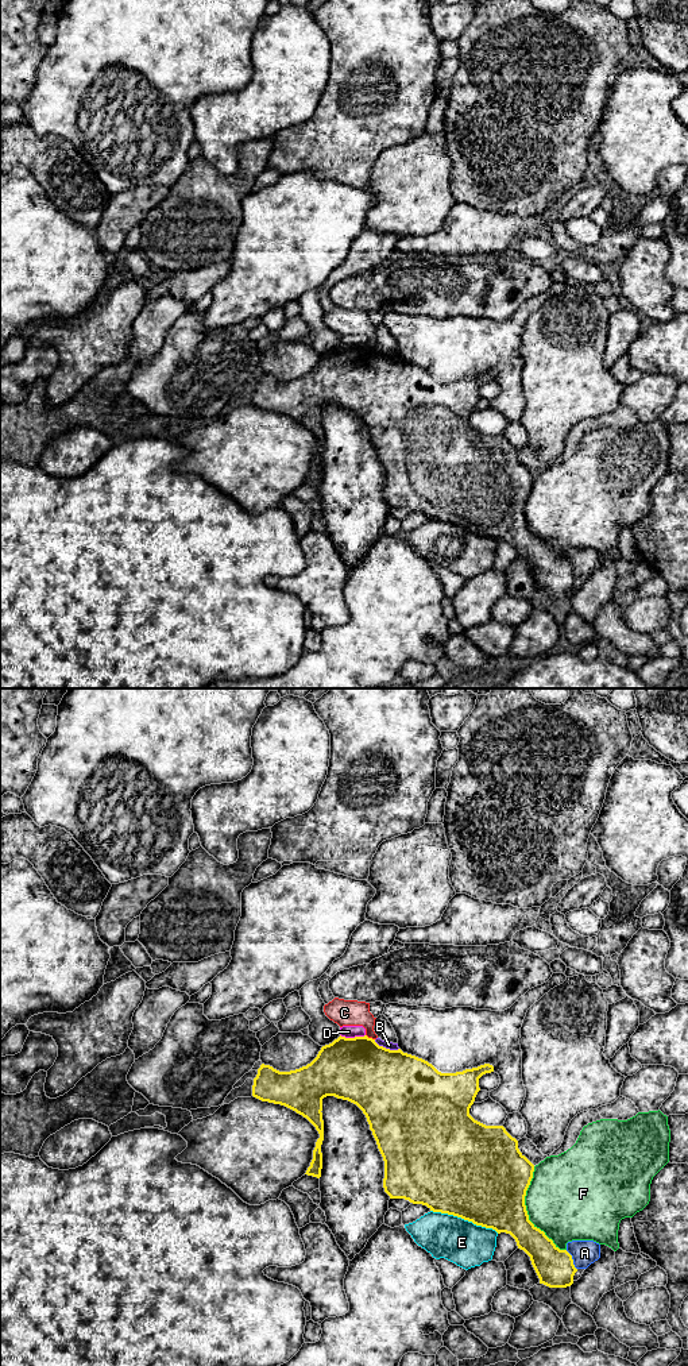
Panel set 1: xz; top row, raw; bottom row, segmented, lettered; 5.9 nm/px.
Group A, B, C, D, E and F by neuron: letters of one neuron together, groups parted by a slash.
A B C / D / E / F

